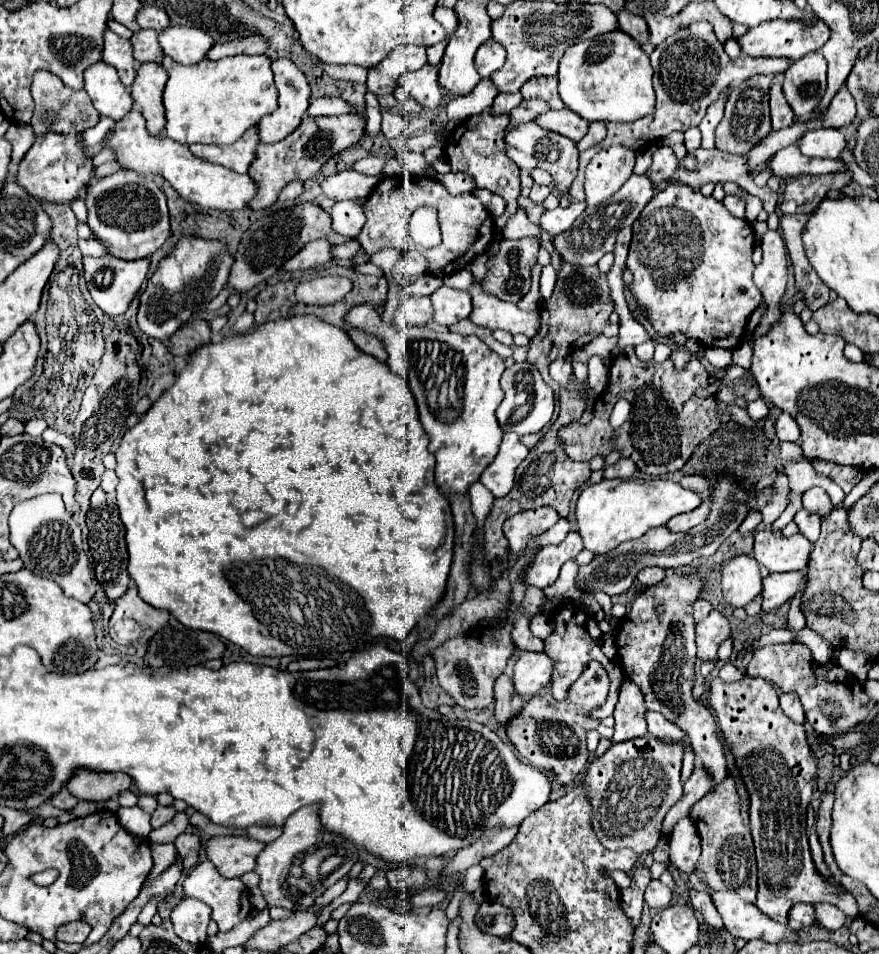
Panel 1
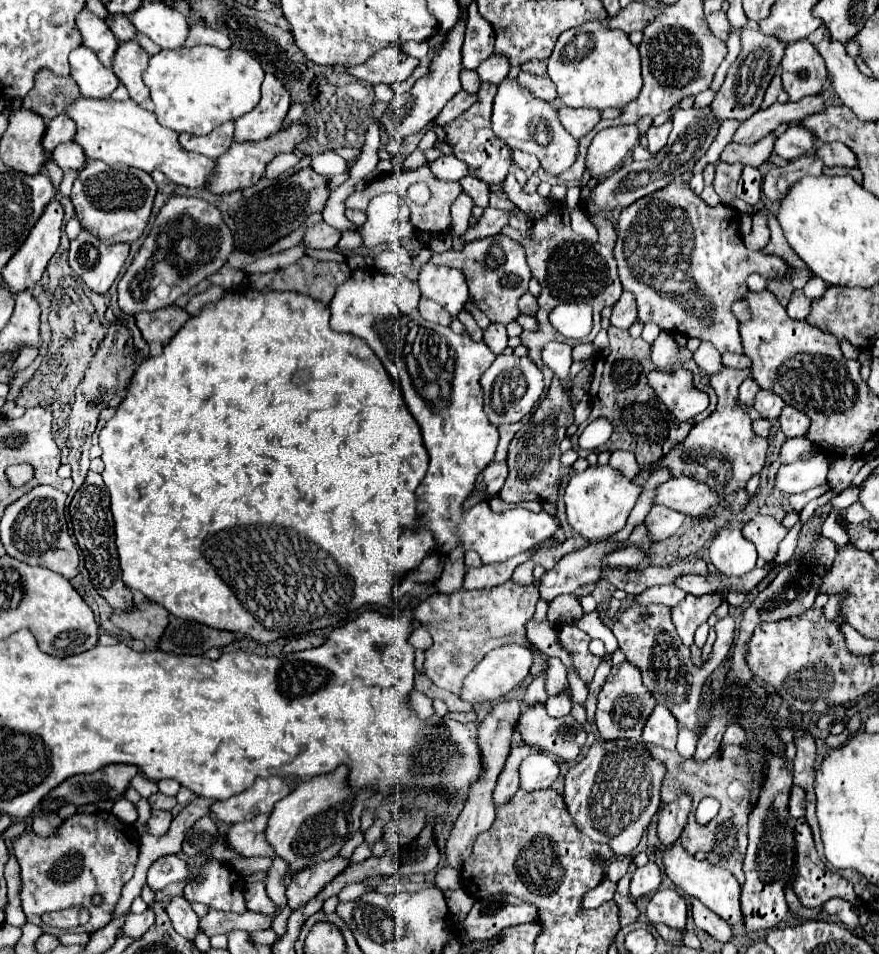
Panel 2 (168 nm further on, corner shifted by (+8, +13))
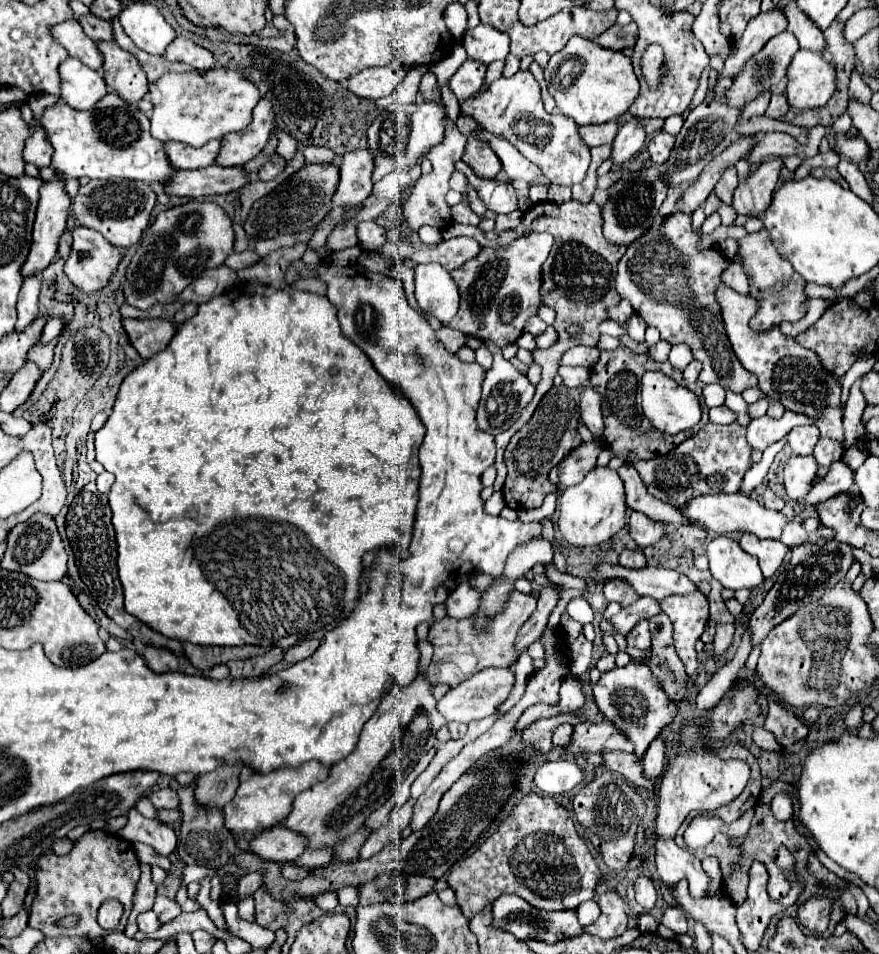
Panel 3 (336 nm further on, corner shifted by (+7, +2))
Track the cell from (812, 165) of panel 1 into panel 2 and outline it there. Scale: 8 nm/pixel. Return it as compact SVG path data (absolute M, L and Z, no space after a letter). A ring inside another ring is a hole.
M823 143L817 147L817 155L823 159L823 163L827 167L835 167L835 165L855 167L857 165L855 153L849 147L845 147L843 143Z

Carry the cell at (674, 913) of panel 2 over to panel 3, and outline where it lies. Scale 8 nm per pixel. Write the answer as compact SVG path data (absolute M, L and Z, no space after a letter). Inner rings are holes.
M668 906L662 914L662 924L670 928L674 934L686 934L686 914L682 908Z

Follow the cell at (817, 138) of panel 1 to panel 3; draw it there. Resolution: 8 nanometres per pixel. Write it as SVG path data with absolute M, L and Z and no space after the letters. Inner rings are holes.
M774 158L774 160L760 164L754 170L754 174L750 174L734 190L734 200L732 200L734 210L738 214L748 212L752 216L758 216L760 212L764 212L766 206L770 204L770 198L772 198L772 192L776 188L782 168L784 168L782 158Z

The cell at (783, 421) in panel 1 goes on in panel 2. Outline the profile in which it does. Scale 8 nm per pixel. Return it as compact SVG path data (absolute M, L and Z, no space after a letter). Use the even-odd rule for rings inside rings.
M791 405L783 407L783 413L779 417L779 427L785 433L785 437L805 437L809 425L811 425L811 419L803 415L803 411L797 411Z

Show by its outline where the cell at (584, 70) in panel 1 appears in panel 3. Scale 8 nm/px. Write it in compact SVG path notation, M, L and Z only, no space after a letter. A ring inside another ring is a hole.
M572 36L568 44L550 58L544 76L548 92L556 100L556 108L574 118L580 126L616 120L628 112L640 92L640 84L628 56L610 48L602 48L596 42L580 36Z

